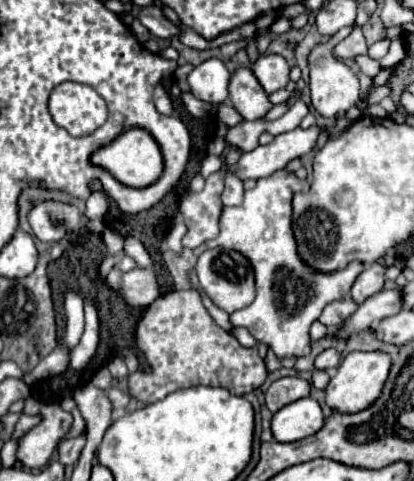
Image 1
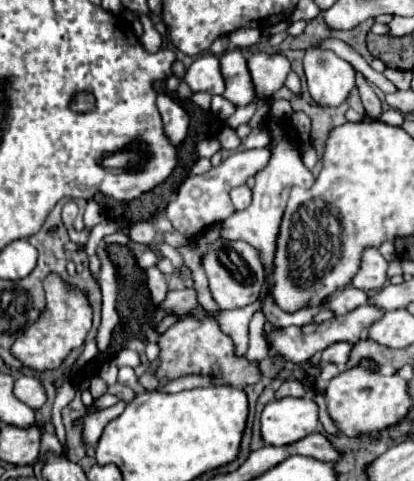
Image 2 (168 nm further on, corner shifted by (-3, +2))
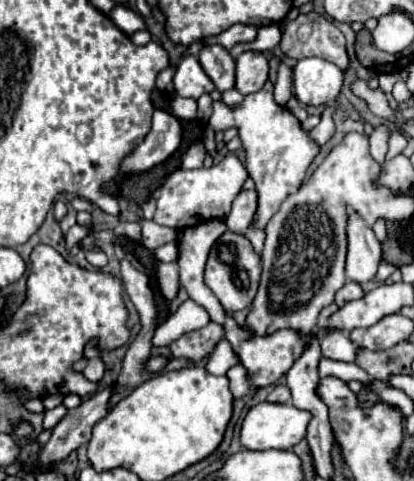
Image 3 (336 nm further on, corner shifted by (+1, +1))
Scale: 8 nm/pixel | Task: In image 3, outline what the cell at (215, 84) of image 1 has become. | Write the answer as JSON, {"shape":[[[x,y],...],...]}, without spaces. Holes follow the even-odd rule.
{"shape":[[[186,55],[182,59],[182,63],[176,69],[174,75],[174,89],[178,95],[182,97],[194,97],[198,99],[204,93],[214,91],[214,83],[210,81],[210,77],[204,73],[198,57],[194,55]]]}

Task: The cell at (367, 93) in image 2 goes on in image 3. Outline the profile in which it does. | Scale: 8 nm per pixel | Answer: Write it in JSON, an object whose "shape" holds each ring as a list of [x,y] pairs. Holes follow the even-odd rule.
{"shape":[[[316,13],[298,15],[298,19],[288,21],[282,35],[280,47],[284,55],[292,59],[302,57],[324,57],[336,63],[342,71],[350,69],[350,57],[346,53],[346,39],[338,37],[338,29],[330,21]]]}

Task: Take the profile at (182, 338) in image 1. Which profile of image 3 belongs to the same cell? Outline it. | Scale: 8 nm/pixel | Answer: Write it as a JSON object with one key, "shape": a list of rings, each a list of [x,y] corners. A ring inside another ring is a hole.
{"shape":[[[208,323],[202,329],[196,329],[192,333],[184,333],[180,339],[170,343],[170,355],[176,359],[186,359],[192,363],[200,363],[206,359],[218,341],[224,337],[224,329],[218,323]]]}

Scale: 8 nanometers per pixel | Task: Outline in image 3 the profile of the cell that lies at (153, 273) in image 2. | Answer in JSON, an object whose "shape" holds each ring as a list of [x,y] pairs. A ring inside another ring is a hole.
{"shape":[[[176,261],[174,263],[160,263],[156,269],[156,281],[158,281],[158,287],[160,287],[162,295],[166,297],[166,301],[172,301],[178,293],[178,287],[180,287]]]}

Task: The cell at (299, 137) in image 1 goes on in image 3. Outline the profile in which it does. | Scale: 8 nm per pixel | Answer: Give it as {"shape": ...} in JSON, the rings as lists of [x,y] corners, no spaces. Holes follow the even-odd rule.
{"shape":[[[228,153],[220,163],[212,165],[210,169],[206,167],[192,169],[192,171],[178,169],[160,187],[154,221],[158,225],[166,225],[172,229],[186,229],[186,227],[198,225],[200,221],[226,219],[230,213],[230,205],[234,197],[240,193],[246,179],[248,179],[248,171],[234,153]]]}

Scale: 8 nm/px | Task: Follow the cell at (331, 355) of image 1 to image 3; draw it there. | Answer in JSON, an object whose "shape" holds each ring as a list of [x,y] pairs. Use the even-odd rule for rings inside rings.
{"shape":[[[336,329],[332,333],[328,333],[322,341],[322,355],[328,357],[328,359],[334,359],[334,361],[354,361],[356,357],[356,345],[350,341],[348,333]]]}

